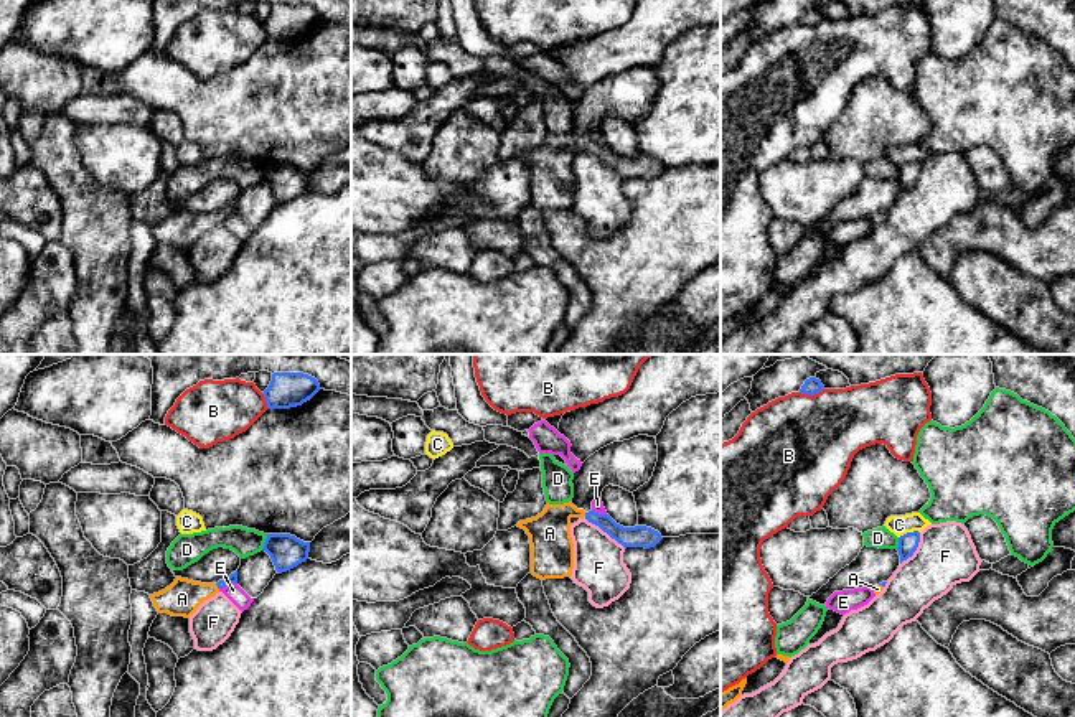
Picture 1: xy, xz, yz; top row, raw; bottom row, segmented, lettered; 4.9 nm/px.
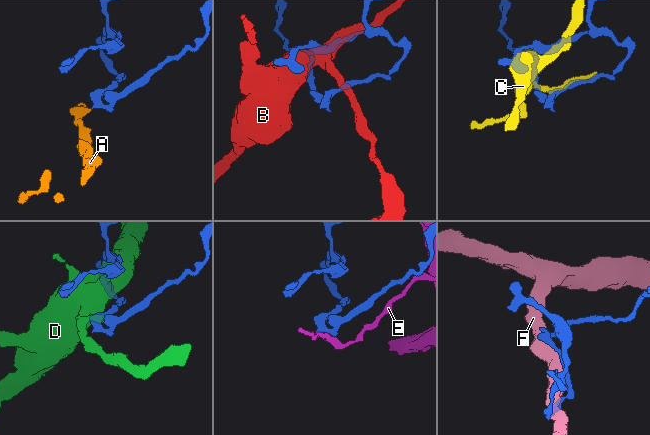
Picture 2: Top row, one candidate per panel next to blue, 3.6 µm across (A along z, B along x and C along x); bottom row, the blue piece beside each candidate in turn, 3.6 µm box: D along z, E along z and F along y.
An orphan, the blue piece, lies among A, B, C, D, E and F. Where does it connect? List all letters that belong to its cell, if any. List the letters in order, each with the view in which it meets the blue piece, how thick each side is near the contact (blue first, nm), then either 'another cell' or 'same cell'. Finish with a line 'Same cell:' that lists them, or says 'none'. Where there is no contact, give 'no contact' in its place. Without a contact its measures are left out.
A: xy | 50/170 nm | same cell
B: yz | 90/480 nm | another cell
C: yz | 100/100 nm | another cell
D: xy | 160/140 nm | another cell
E: xy | 50/80 nm | another cell
F: xz | 110/240 nm | another cell
Same cell: A

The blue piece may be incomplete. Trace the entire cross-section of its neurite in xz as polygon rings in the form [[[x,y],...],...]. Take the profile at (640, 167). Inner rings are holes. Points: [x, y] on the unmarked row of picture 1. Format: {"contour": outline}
{"contour": [[[570,132],[564,135],[546,135],[536,148],[519,152],[531,175],[531,204],[541,211],[564,209],[572,206],[574,173],[570,168],[570,150],[585,148],[599,157],[618,175],[627,178],[655,178],[663,168],[646,157],[623,158],[608,145],[577,140]]]}

